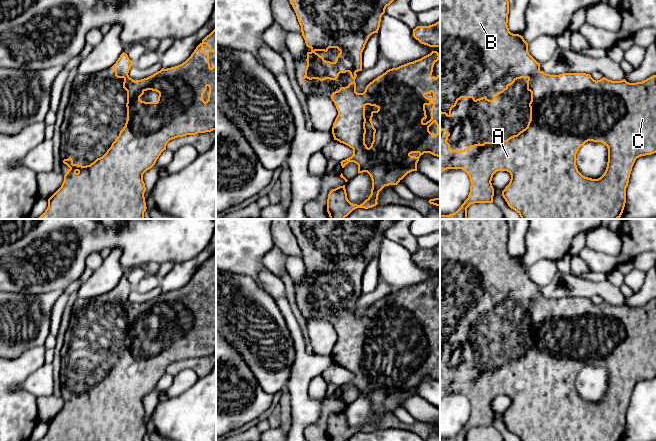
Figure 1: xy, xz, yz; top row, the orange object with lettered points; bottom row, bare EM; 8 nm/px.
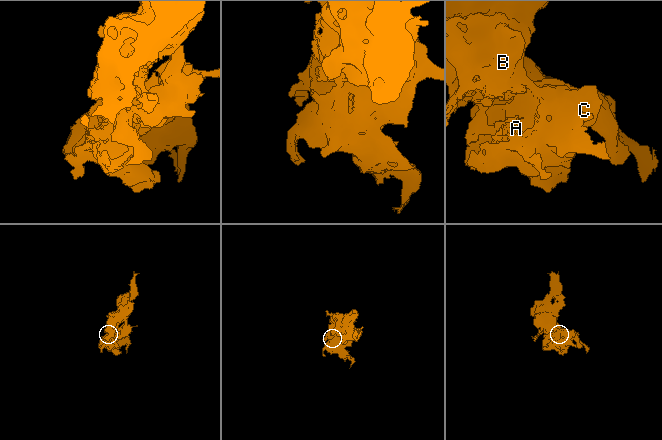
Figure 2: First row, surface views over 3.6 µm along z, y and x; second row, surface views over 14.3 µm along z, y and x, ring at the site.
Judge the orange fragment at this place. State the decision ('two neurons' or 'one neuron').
one neuron

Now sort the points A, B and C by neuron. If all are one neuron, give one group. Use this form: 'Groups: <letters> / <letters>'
Groups: A B C

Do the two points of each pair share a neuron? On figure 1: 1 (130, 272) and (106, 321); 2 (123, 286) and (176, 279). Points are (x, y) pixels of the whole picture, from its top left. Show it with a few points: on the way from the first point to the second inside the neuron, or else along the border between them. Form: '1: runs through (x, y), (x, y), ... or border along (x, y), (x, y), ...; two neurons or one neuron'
1: border along (123, 275), (133, 287); two neurons
2: border along (185, 285), (174, 290), (162, 292); two neurons

